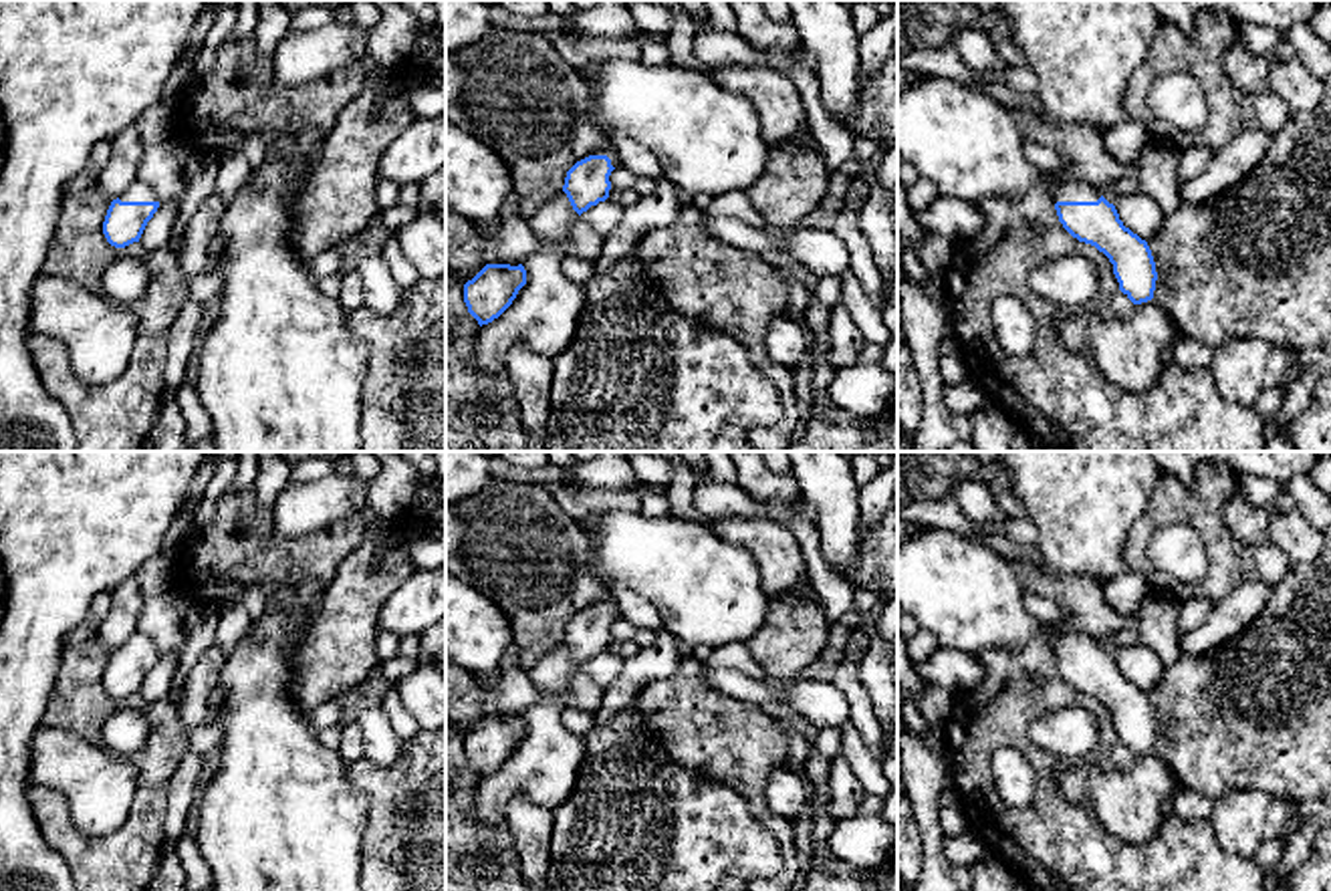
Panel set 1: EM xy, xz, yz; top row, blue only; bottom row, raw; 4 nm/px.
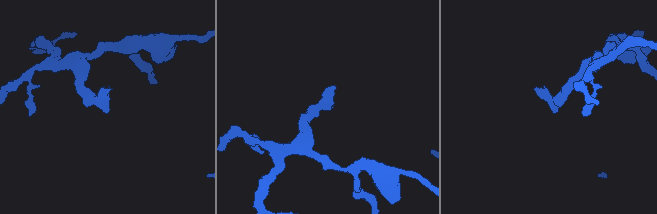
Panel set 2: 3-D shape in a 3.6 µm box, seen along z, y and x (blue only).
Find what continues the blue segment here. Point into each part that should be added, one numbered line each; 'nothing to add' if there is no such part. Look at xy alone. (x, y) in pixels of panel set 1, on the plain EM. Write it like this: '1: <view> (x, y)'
1: xy (138, 642)

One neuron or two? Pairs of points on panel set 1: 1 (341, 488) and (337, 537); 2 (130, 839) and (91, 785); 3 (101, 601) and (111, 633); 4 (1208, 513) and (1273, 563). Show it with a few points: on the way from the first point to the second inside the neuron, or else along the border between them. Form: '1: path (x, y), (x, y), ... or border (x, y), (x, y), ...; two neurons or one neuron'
1: border (361, 508), (329, 523), (321, 531); two neurons
2: border (138, 781), (119, 827), (85, 835), (75, 825); two neurons
3: border (111, 593), (107, 615), (93, 633); two neurons
4: path (1219, 531), (1245, 561), (1255, 561); one neuron

